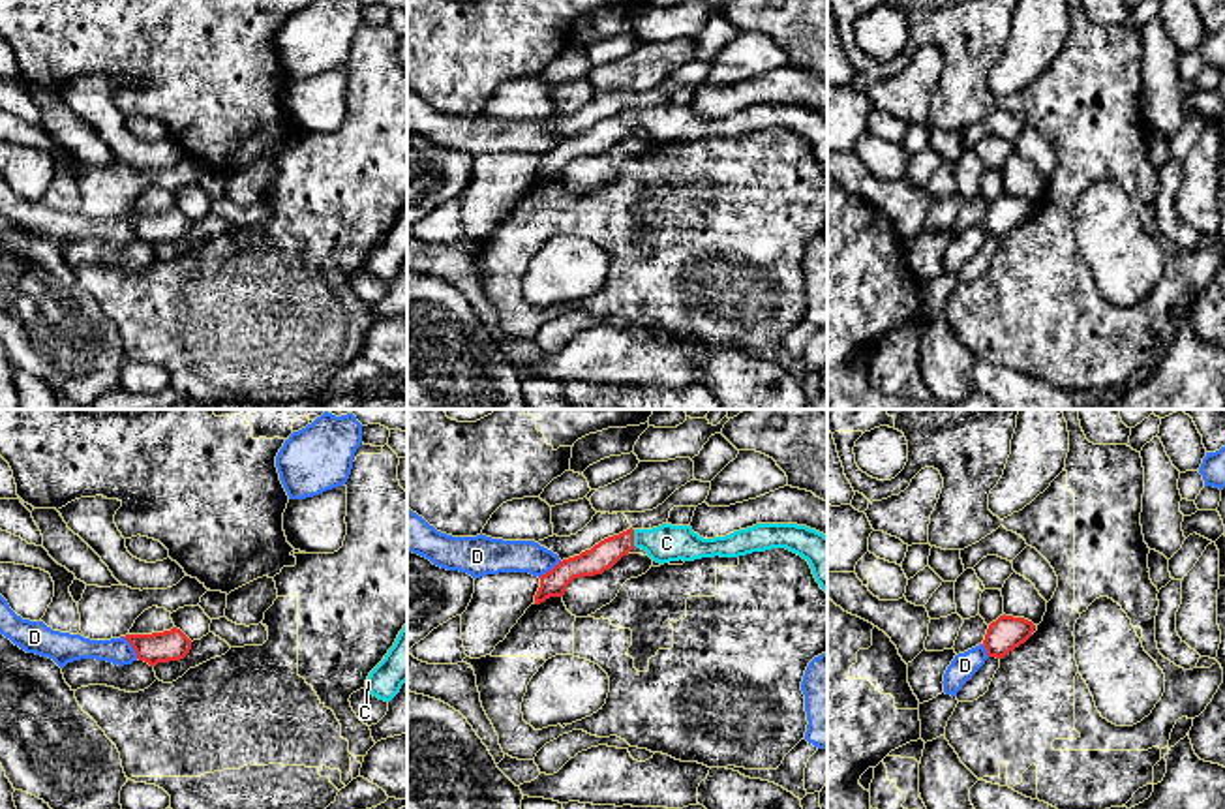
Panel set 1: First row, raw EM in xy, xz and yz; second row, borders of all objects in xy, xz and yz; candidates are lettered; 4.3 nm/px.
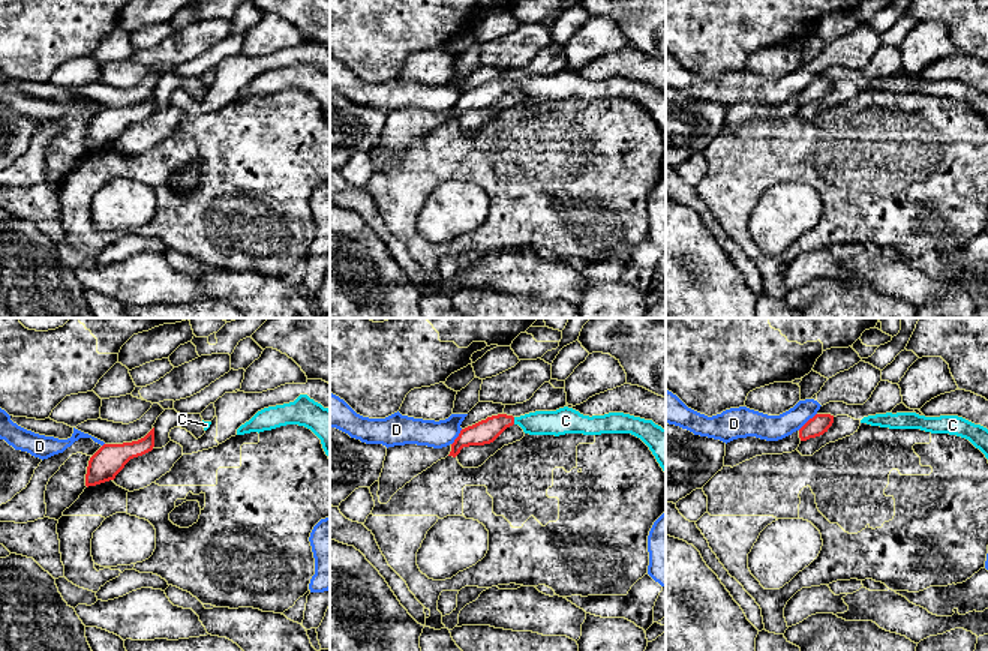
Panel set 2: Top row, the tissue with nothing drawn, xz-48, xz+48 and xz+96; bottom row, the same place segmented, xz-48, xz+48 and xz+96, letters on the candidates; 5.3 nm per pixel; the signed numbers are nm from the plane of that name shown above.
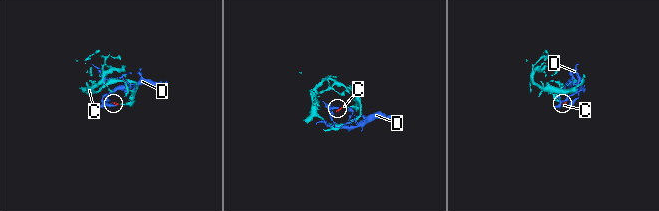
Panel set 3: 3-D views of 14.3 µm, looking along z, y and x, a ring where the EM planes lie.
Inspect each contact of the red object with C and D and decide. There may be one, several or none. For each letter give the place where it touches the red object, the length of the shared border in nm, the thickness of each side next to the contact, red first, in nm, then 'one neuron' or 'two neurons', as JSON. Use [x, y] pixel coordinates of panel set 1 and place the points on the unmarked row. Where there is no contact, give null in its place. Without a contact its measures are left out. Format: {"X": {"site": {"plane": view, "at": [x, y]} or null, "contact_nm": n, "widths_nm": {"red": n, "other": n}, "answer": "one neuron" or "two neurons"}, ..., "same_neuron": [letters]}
{"C": {"site": {"plane": "xz", "at": [633, 119]}, "contact_nm": 80, "widths_nm": {"red": 120, "other": 160}, "answer": "one neuron"}, "D": {"site": {"plane": "xz", "at": [548, 151]}, "contact_nm": 120, "widths_nm": {"red": 120, "other": 160}, "answer": "two neurons"}, "same_neuron": ["C"]}

